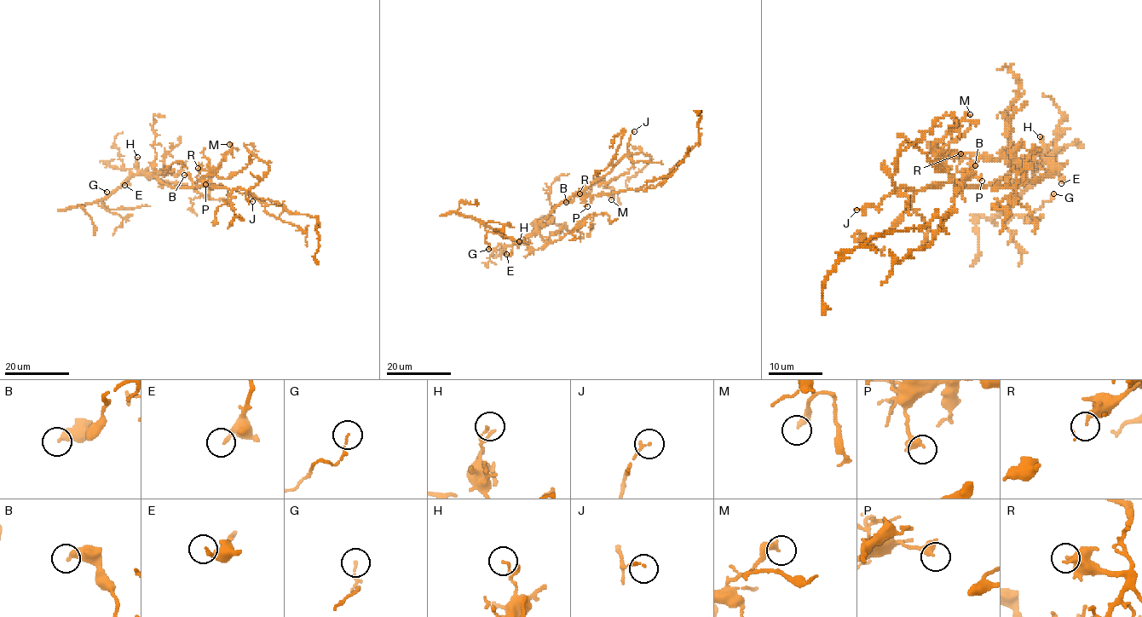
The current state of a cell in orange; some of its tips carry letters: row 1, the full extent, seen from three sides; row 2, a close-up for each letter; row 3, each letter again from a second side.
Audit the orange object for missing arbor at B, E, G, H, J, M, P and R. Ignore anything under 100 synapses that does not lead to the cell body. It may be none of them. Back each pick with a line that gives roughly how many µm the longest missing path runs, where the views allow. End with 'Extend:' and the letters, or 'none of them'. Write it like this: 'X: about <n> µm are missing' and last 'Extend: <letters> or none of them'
Extend: none of them

